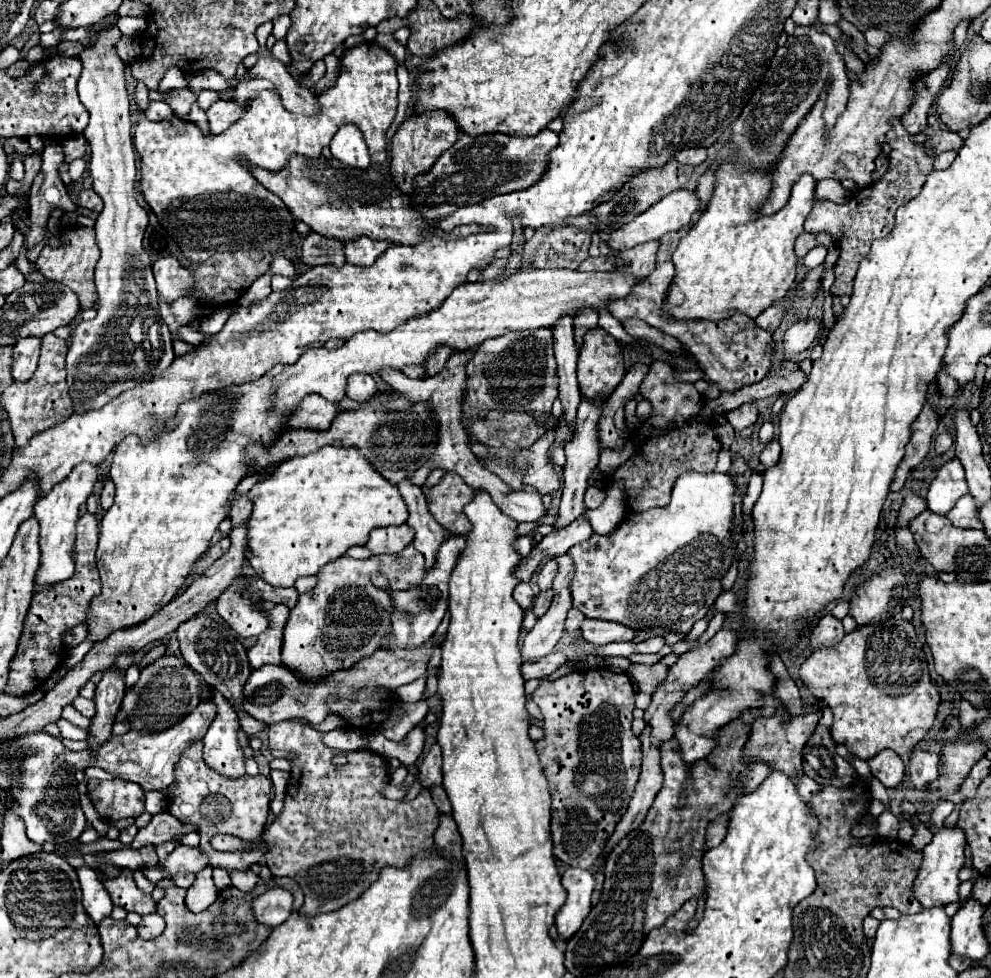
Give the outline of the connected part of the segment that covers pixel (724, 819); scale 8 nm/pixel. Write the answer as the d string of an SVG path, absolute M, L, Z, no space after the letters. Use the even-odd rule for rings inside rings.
M729 813L717 817L717 819L709 825L709 831L707 831L707 845L705 845L705 849L717 847L717 845L723 841L725 831L727 831L727 823L729 823Z

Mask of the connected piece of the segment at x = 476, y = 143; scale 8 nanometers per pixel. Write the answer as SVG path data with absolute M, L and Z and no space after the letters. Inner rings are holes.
M543 129L535 137L501 133L469 137L461 133L459 141L437 159L433 169L415 179L415 207L425 219L433 221L437 217L449 217L457 207L473 205L501 193L523 191L541 179L541 171L545 171L545 163L549 163L549 151L557 145L557 133L551 129Z

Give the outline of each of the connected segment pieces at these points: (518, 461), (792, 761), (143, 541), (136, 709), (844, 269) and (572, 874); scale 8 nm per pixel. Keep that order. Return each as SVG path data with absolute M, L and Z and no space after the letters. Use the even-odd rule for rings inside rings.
M547 427L545 435L537 439L529 449L515 455L515 467L523 471L523 483L533 485L539 495L555 493L561 487L561 479L555 463L551 461L551 447L555 443L555 429Z
M777 711L773 717L769 719L757 719L753 723L753 731L749 735L749 741L745 743L743 749L743 757L755 763L765 763L775 771L783 771L785 775L791 777L791 781L797 785L797 775L803 773L801 769L801 751L805 747L805 743L809 741L809 735L813 735L817 723L819 723L819 715L811 713L811 715L799 715L799 717L789 717L789 723L781 723L783 713Z
M525 269L509 279L493 279L493 281L485 281L485 283L467 283L467 285L459 285L457 289L453 289L453 293L445 299L445 303L423 315L423 317L417 317L417 319L411 319L411 321L405 321L403 325L399 325L395 331L387 333L387 335L381 335L377 331L365 331L365 333L357 333L353 335L341 349L325 349L325 347L319 347L319 349L307 349L299 361L295 365L275 365L269 373L265 373L261 379L257 381L251 381L247 385L235 385L235 387L227 387L219 393L207 393L203 395L201 399L193 399L193 401L185 401L179 411L177 411L177 417L175 417L175 423L177 427L173 431L161 431L161 435L157 437L157 441L149 443L149 445L141 445L139 437L137 435L129 435L127 439L123 439L115 453L113 453L113 463L111 463L111 481L115 483L117 491L115 491L115 503L105 511L103 519L101 519L101 531L99 531L99 547L97 547L97 569L99 569L99 575L101 575L101 593L97 597L93 597L91 605L89 605L89 613L87 613L87 619L85 619L85 625L87 625L87 631L89 631L89 639L93 643L97 641L105 641L113 631L117 629L129 629L133 625L139 625L143 623L143 619L149 619L151 615L155 615L163 605L167 605L187 583L187 577L191 575L191 567L193 563L205 555L205 551L209 549L209 543L211 543L211 537L213 533L217 531L219 523L227 517L229 513L229 497L231 493L235 491L235 487L239 485L239 481L247 475L247 465L241 463L243 459L243 453L245 453L245 447L249 443L263 443L263 445L269 445L273 443L273 439L281 433L283 429L283 421L287 419L287 411L289 409L295 409L299 405L299 401L309 395L309 393L319 393L323 397L327 397L329 401L341 401L345 397L345 385L347 385L347 377L353 375L353 373L377 373L379 369L383 367L393 367L393 369L401 369L405 365L421 365L425 363L425 359L429 357L429 353L439 347L439 345L447 345L451 349L457 349L457 351L465 351L465 349L473 349L473 347L479 347L485 339L491 339L491 337L501 337L505 335L505 331L531 331L531 329L539 329L539 327L551 327L561 315L575 315L581 307L591 307L591 309L599 309L601 303L609 303L613 299L623 299L625 295L629 295L629 291L633 289L633 283L637 279L633 279L633 275L625 275L625 273L619 273L619 271L605 271L605 273L581 273L581 271L571 271L571 269L541 269L541 271L535 271L535 269Z
M165 655L141 671L139 683L125 693L121 709L127 713L131 729L155 733L179 723L199 703L201 703L201 677L191 667L185 665L181 655L179 657Z
M893 119L893 129L887 133L887 143L893 147L893 151L889 155L889 171L883 175L883 179L873 183L871 187L853 191L843 205L831 201L817 201L811 209L805 221L805 231L829 233L841 251L839 261L835 263L835 283L831 285L831 295L851 295L859 261L869 253L873 239L885 237L889 231L893 231L897 207L915 197L915 185L921 185L921 181L925 181L925 175L933 169L935 155L943 151L959 151L963 145L963 139L949 129L935 131L927 127L925 133L929 135L929 141L925 141L923 145L915 145L913 137L903 129L901 121ZM929 149L933 151L933 155L929 155Z
M569 867L563 875L563 887L567 891L565 905L555 915L555 927L559 939L571 939L585 917L591 911L591 893L595 887L595 877L585 869Z

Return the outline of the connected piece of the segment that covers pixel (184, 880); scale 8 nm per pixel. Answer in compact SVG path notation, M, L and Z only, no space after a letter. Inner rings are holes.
M178 873L176 875L165 875L165 877L169 877L177 887L183 887L183 889L189 889L195 881L195 873Z

